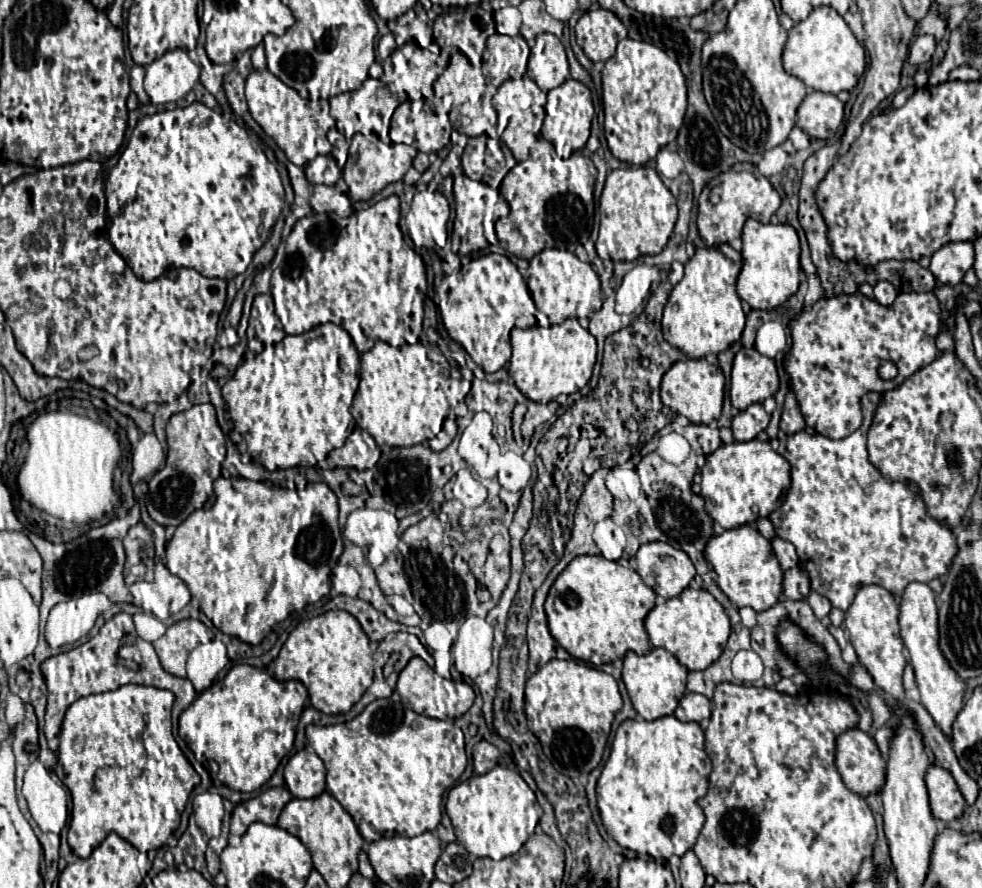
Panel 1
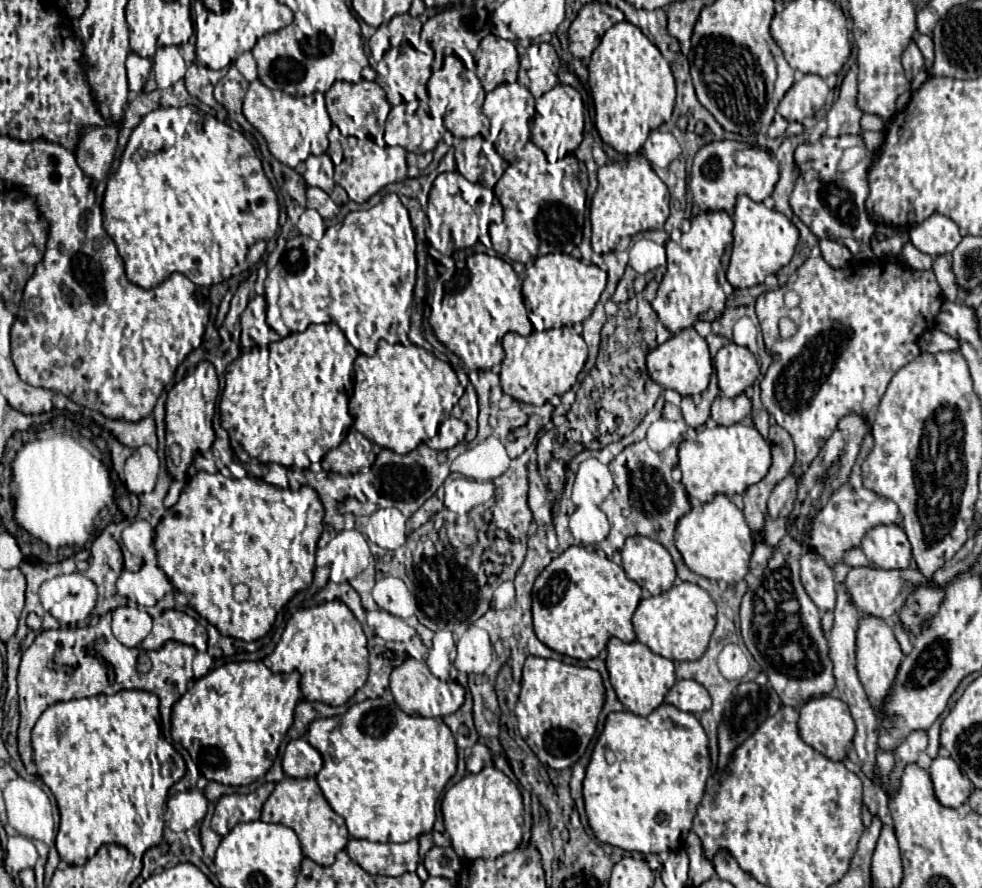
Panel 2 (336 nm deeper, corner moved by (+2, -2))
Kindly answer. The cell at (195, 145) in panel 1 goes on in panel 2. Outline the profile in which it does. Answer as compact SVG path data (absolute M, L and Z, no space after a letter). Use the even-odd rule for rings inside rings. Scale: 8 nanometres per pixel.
M184 106L184 108L156 108L150 114L146 114L142 118L142 122L134 128L134 132L130 134L130 140L126 144L126 150L120 158L120 164L116 168L116 172L107 179L106 192L104 192L102 202L102 216L104 216L104 230L108 232L108 236L114 240L118 254L124 260L124 268L126 268L126 276L132 284L140 286L140 288L154 288L158 284L162 284L170 274L180 272L186 278L190 278L194 284L198 286L212 286L212 284L220 284L222 280L228 280L234 274L240 274L244 270L248 270L248 250L256 240L264 240L268 242L270 238L274 238L276 230L278 230L278 198L272 190L270 180L266 178L262 164L252 148L252 144L242 136L242 132L232 130L228 124L216 120L210 114L200 112L196 106Z

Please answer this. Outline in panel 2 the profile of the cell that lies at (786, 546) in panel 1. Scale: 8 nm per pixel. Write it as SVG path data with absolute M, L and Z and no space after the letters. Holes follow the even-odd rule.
M794 470L782 482L778 482L776 488L772 490L770 500L768 500L768 516L786 518L792 510L792 498L796 498L796 474L794 474Z

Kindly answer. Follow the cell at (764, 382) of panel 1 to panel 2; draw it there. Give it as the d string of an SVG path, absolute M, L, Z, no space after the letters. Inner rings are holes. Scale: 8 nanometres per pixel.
M730 342L718 350L718 354L714 358L714 366L716 366L716 374L718 374L720 394L728 396L728 398L742 394L744 388L752 386L760 374L756 356L748 348L736 346L734 342Z

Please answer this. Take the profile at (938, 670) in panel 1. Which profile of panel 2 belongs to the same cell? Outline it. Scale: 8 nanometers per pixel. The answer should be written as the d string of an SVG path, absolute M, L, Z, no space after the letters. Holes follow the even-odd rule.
M882 524L868 530L862 538L862 550L872 564L884 570L908 568L912 560L910 542L904 530L896 524Z

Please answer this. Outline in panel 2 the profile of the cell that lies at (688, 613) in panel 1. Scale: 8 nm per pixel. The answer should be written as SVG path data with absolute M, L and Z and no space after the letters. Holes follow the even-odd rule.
M682 582L662 592L660 596L650 596L642 600L632 616L636 640L646 644L654 654L668 660L696 660L708 648L710 636L716 626L716 604L710 594L696 584Z

